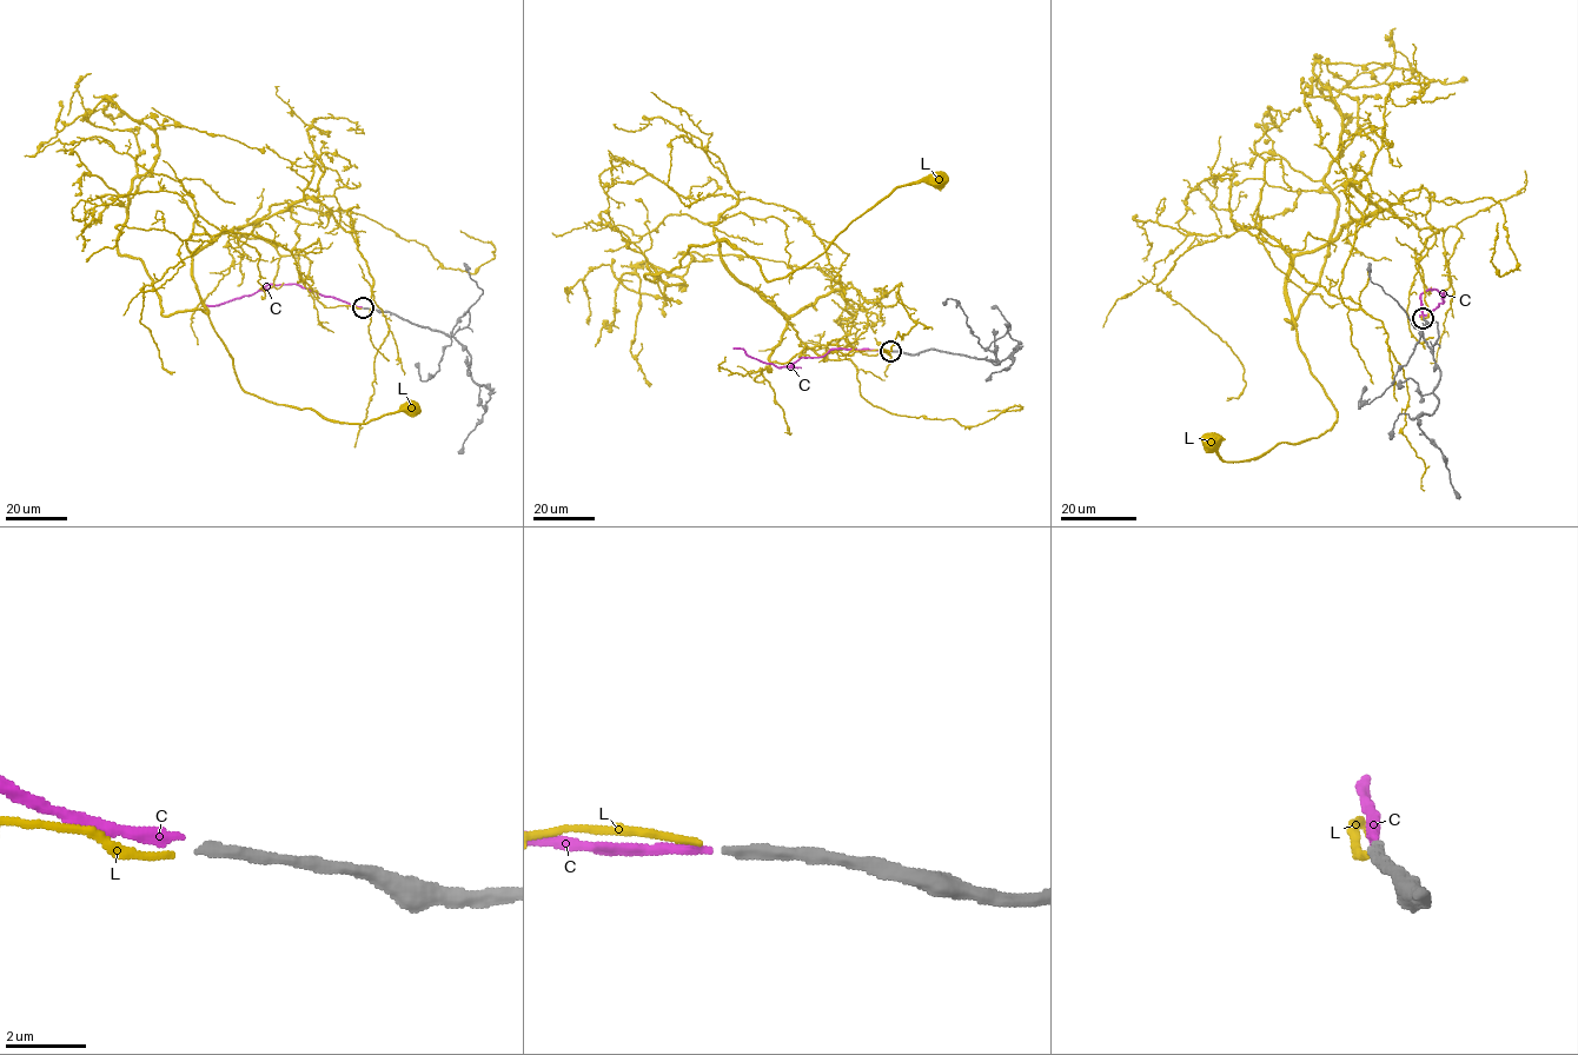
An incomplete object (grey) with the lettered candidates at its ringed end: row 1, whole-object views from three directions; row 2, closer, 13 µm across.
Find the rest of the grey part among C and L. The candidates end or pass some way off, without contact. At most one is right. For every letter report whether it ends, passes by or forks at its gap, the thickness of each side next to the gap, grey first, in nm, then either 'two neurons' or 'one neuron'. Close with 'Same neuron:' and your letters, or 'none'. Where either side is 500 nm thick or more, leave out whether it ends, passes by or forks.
C: it ends there; 280 nm thick on the grey side, 240 nm on the other; one neuron
L: it ends there; 280 nm thick on the grey side, 150 nm on the other; two neurons
Same neuron: C

